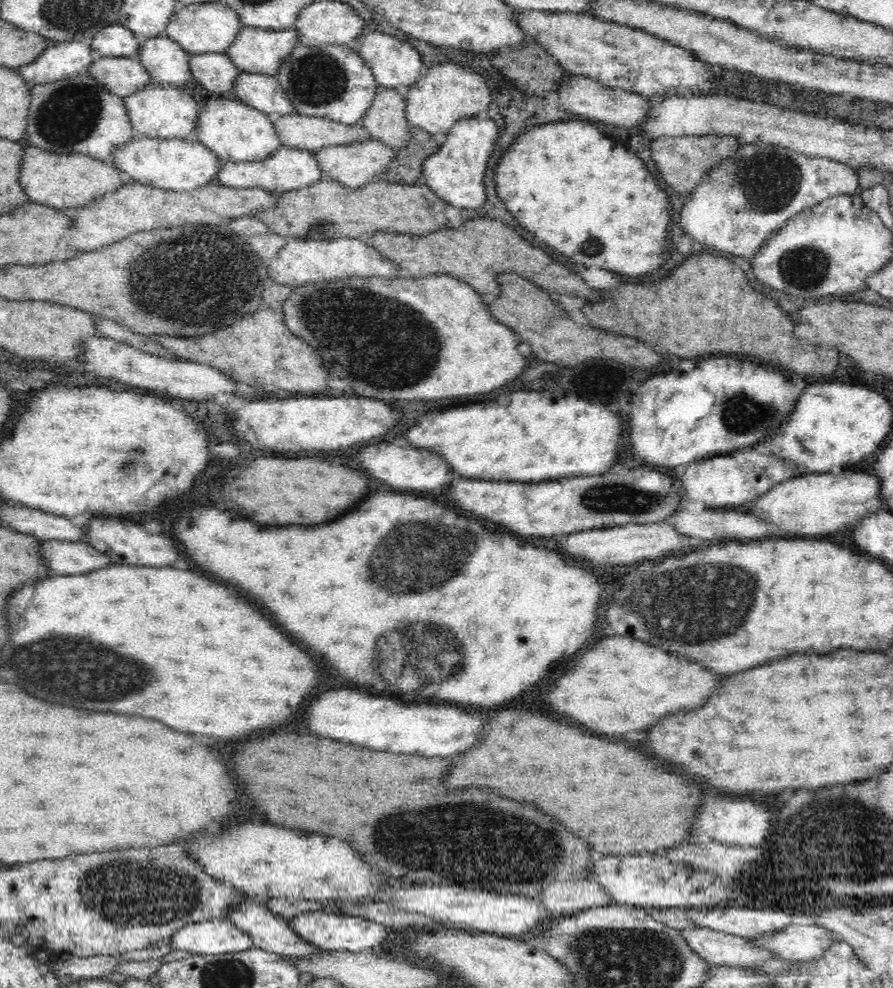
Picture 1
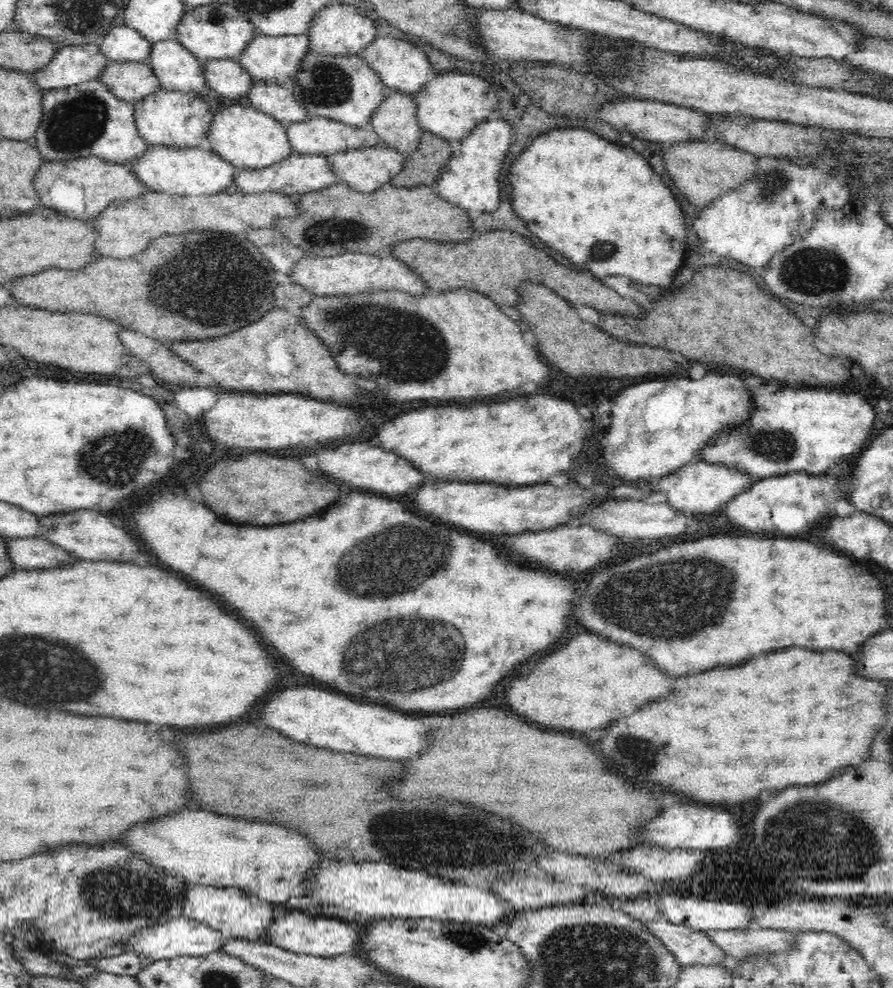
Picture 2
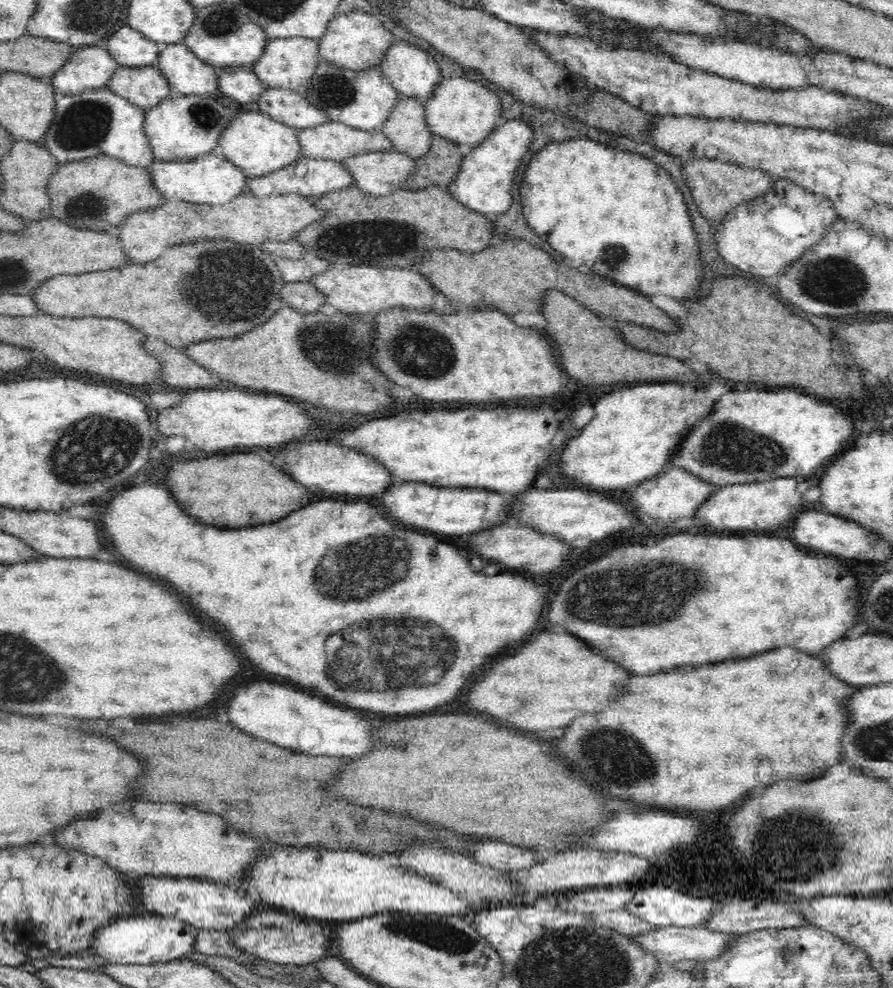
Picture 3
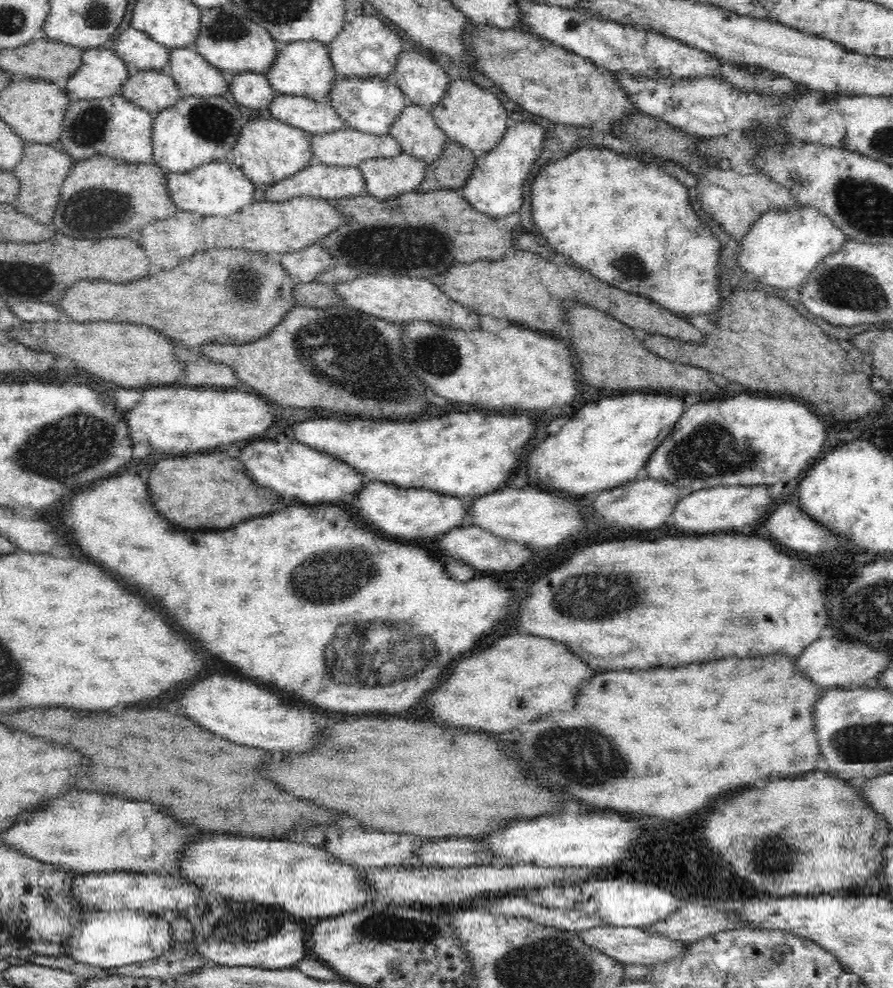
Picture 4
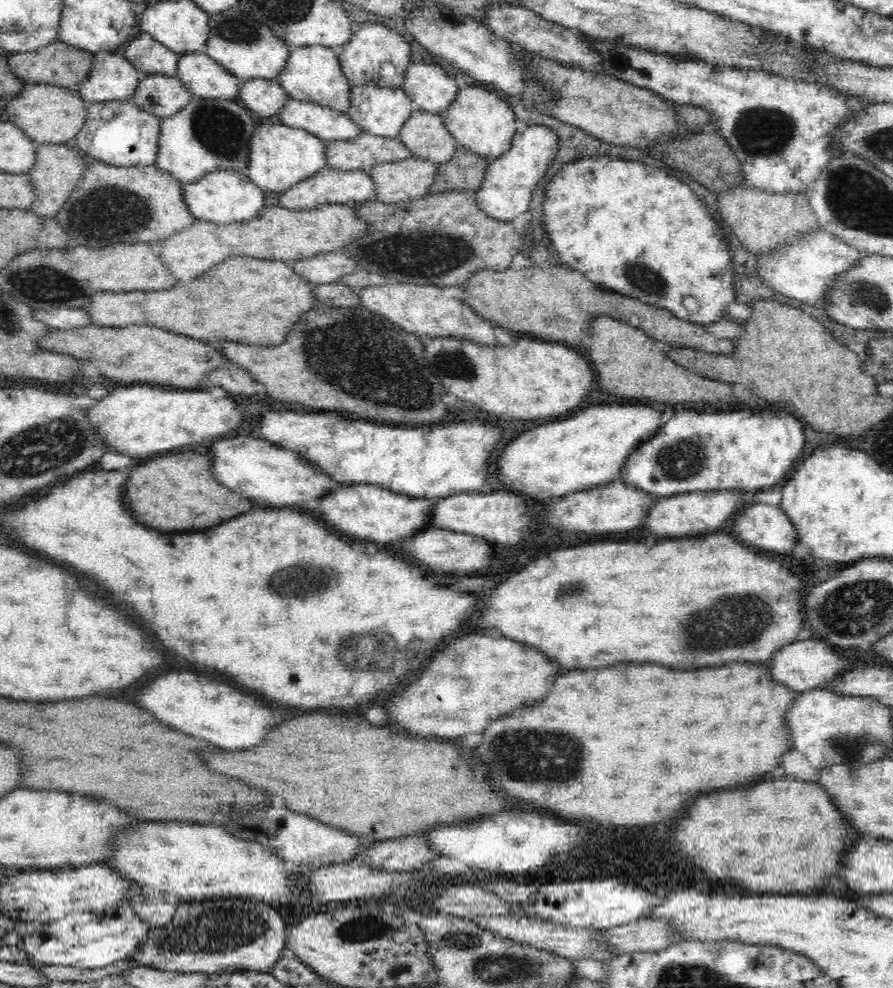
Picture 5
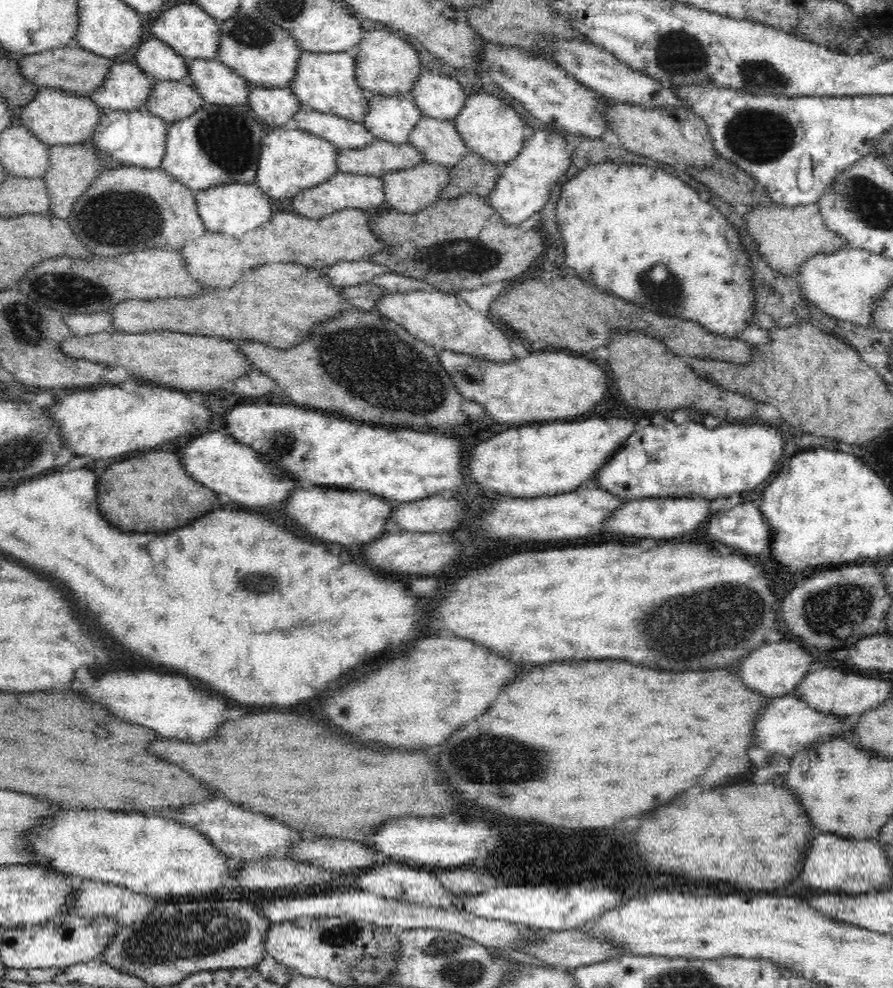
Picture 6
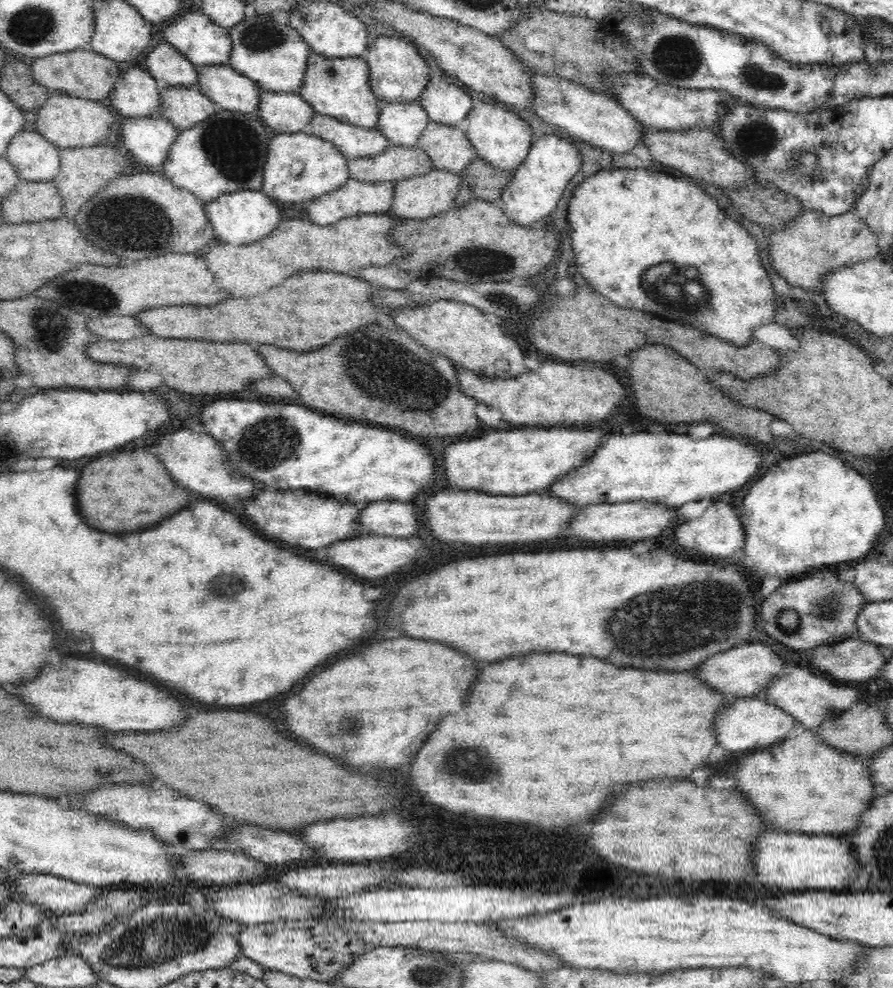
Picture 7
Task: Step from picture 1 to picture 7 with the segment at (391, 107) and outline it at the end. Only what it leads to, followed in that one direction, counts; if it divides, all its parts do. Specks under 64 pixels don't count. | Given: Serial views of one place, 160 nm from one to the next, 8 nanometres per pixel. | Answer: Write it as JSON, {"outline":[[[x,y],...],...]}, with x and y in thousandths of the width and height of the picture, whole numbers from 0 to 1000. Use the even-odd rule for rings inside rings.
{"outline":[[[482,122],[468,148],[477,153],[488,171],[511,176],[522,172],[535,160],[520,127],[502,128]]]}

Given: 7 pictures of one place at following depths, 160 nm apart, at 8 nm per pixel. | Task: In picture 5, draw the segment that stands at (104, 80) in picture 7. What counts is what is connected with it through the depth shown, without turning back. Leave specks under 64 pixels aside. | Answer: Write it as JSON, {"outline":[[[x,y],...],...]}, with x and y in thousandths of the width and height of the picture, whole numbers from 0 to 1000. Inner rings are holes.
{"outline":[[[60,40],[40,51],[12,54],[8,58],[10,70],[29,86],[52,84],[77,89],[84,89],[97,78],[103,62],[104,54],[92,49],[81,48],[67,40]]]}

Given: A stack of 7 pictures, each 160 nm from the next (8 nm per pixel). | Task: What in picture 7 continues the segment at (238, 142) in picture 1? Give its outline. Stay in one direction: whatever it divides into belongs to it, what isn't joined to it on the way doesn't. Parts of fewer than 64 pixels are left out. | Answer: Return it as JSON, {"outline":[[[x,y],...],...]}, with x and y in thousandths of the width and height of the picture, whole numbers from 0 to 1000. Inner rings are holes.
{"outline":[[[340,133],[335,135],[307,136],[302,140],[299,148],[299,163],[295,168],[295,193],[303,201],[314,204],[340,204],[345,206],[349,201],[364,197],[370,193],[378,192],[390,181],[392,181],[391,171],[389,170],[389,160],[376,150],[374,146],[354,137],[343,136]],[[330,163],[337,164],[339,171],[334,177],[327,177],[325,170]]]}

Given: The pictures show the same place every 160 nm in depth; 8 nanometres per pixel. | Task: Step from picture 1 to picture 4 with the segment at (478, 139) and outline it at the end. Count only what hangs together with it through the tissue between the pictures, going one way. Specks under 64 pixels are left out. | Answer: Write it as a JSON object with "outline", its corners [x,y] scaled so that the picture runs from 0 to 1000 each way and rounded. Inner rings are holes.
{"outline":[[[571,126],[552,151],[532,160],[525,179],[515,190],[516,197],[533,213],[553,221],[564,221],[579,215],[585,206],[586,182],[604,155],[609,136],[602,126]]]}

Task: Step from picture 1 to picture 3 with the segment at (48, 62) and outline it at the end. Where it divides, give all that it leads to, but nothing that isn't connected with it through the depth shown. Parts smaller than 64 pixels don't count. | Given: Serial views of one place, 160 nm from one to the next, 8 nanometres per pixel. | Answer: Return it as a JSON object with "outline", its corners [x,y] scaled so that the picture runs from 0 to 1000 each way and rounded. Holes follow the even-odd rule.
{"outline":[[[112,45],[96,46],[87,52],[81,52],[75,62],[54,80],[63,98],[90,95],[92,92],[111,90],[120,85],[124,75],[132,69],[131,63],[120,50]]]}

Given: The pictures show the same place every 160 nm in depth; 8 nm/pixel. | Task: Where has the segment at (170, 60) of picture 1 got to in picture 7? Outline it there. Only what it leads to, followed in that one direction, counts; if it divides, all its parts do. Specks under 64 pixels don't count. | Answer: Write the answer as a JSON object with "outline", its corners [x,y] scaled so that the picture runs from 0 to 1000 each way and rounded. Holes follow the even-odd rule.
{"outline":[[[231,66],[222,70],[225,92],[244,110],[267,111],[287,115],[291,105],[291,89],[281,81],[255,66]]]}

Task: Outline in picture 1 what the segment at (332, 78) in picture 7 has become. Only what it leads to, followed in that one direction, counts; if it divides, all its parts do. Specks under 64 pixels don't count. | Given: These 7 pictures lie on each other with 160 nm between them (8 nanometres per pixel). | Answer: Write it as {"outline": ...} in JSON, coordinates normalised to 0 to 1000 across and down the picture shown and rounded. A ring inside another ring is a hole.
{"outline":[[[272,27],[254,47],[254,56],[269,73],[307,76],[312,63],[333,46],[333,32]]]}

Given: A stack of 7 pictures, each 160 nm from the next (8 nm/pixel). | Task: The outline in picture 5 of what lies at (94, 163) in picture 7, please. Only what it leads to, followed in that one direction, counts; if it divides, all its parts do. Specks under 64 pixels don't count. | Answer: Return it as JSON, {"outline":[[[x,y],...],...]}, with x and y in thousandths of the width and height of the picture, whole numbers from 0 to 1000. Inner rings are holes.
{"outline":[[[52,145],[40,147],[39,163],[29,174],[39,196],[34,213],[45,220],[62,221],[87,184],[93,167],[94,164],[87,159],[87,156],[81,149],[75,149],[74,146]]]}

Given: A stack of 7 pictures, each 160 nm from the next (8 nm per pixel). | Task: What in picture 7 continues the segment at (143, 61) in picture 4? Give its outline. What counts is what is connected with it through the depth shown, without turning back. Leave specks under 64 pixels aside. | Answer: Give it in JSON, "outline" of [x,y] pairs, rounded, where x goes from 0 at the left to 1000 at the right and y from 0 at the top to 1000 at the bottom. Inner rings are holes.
{"outline":[[[184,41],[177,45],[163,59],[166,73],[181,88],[212,88],[223,83],[223,74],[212,61],[196,47]]]}

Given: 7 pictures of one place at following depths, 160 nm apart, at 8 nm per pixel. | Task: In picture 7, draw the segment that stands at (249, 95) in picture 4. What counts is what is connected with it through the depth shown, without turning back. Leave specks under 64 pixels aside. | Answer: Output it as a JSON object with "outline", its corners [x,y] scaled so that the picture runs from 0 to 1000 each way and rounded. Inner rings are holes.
{"outline":[[[295,93],[288,109],[289,119],[311,137],[338,134],[353,114],[336,95],[326,93]]]}

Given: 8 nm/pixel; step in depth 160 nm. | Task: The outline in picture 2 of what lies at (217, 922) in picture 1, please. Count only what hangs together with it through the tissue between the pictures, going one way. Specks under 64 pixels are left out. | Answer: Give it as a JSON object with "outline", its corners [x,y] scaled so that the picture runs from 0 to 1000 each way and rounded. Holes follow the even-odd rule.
{"outline":[[[208,927],[193,929],[186,935],[177,935],[161,939],[161,943],[152,943],[146,953],[139,955],[141,964],[151,964],[172,972],[195,970],[198,968],[231,968],[240,964],[250,964],[251,955],[256,953],[256,948],[249,942],[231,936],[231,934],[212,930]]]}

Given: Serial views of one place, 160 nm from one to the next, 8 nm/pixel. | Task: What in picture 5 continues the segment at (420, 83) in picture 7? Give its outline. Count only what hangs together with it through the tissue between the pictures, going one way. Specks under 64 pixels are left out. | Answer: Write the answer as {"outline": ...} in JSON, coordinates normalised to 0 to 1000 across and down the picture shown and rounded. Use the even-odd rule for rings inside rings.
{"outline":[[[418,20],[408,21],[406,24],[398,26],[395,34],[377,50],[377,53],[381,69],[392,88],[405,84],[421,84],[426,87],[441,89],[449,88],[456,65],[460,62],[459,45],[452,37],[421,21],[418,22]],[[430,65],[439,65],[443,70],[439,83],[432,83],[426,77],[426,71]]]}

